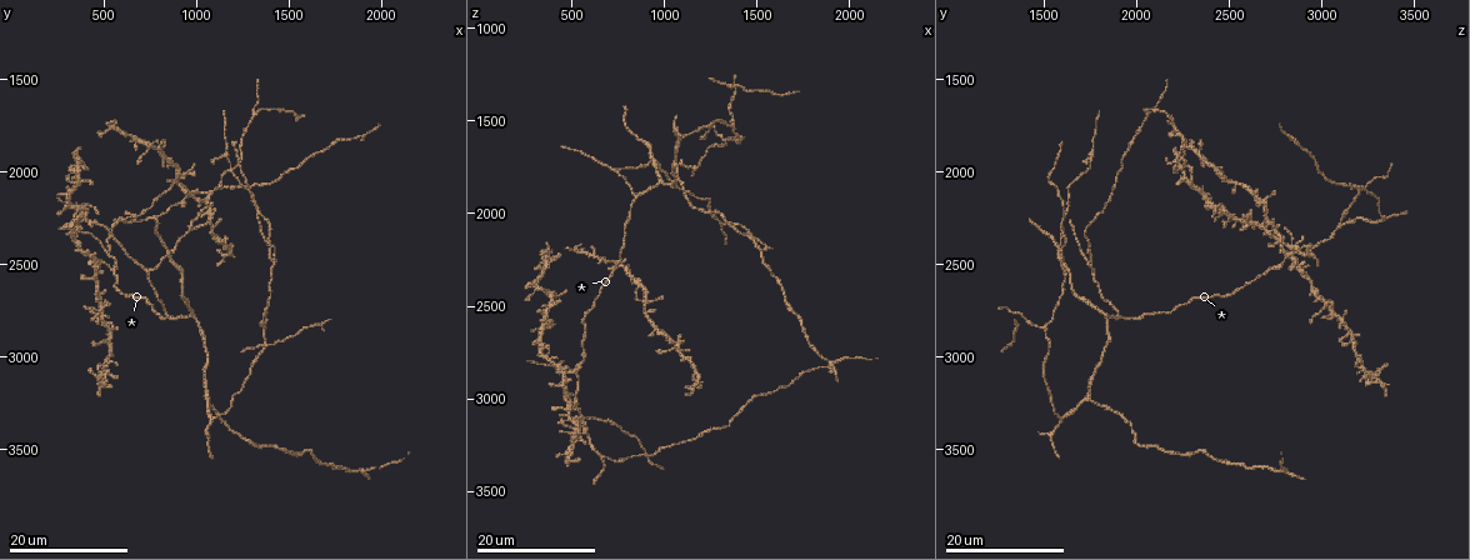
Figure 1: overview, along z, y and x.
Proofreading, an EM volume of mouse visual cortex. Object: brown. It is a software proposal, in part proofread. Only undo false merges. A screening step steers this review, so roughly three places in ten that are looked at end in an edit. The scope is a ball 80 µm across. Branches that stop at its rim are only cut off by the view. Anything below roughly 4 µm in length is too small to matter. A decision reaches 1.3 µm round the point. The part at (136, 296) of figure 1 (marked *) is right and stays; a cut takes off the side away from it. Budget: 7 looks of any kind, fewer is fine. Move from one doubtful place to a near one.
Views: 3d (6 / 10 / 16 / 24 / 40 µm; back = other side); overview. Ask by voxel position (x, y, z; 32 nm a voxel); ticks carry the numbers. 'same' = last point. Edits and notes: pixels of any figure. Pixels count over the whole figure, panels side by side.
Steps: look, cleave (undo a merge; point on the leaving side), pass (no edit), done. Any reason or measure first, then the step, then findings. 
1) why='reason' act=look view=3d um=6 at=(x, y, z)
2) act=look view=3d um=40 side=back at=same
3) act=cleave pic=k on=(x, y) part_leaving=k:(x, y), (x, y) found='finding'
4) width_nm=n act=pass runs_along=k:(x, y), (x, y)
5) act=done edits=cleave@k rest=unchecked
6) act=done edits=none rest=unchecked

why='three-way junction' act=look view=3d um=24 at=(1380, 2820, 1500)

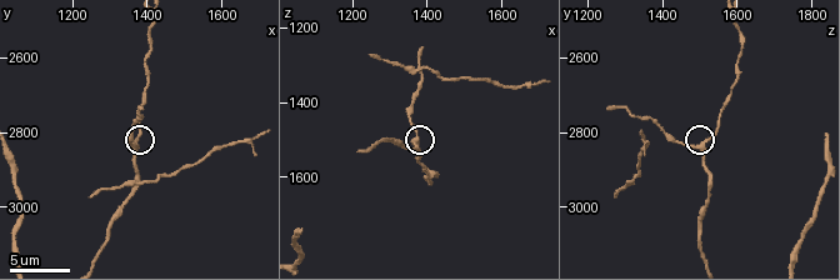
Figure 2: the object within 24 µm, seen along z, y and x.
act=look view=3d um=6 at=(1360, 2840, 1500)

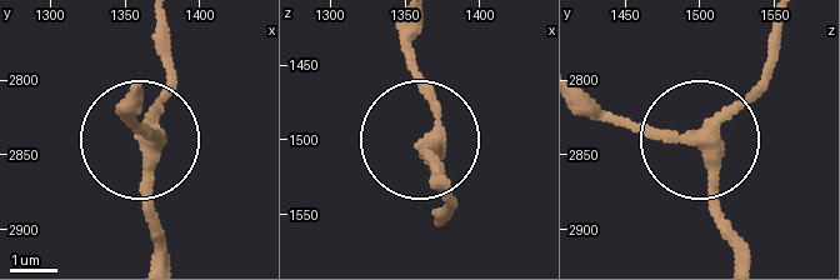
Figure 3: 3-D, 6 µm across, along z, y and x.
arms=3 act=pass runs_along=3:(430, 179), (434, 95), (410, 23) found='continuous, no second neuron'

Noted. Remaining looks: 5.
why='three arms meet' act=look view=3d um=16 at=(1320, 1680, 2080)

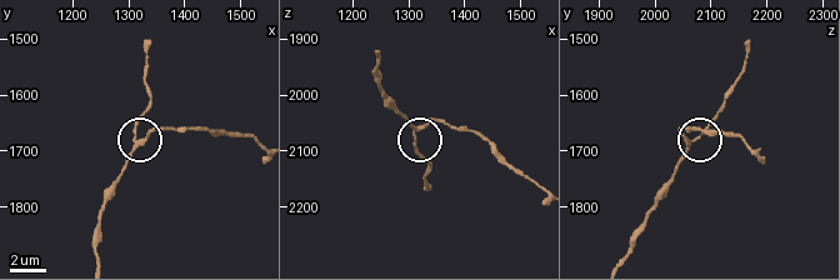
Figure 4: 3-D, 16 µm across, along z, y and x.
why='closer look' act=look view=3d um=6 at=(1315, 1680, 2070)

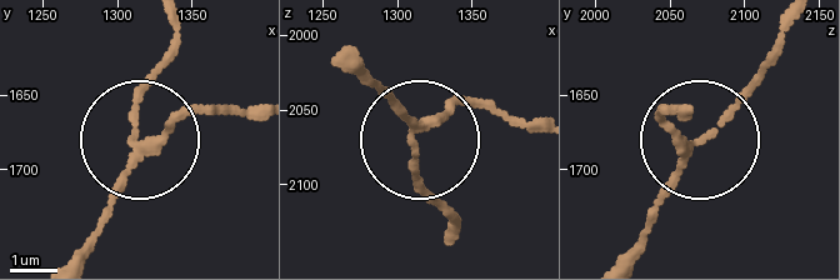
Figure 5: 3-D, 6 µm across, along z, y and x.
width_nm=160 act=pass found='continuous, no second neuron'

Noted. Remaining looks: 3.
why='two arms in line, one across' act=look view=3d um=16 at=(660, 2280, 3340)

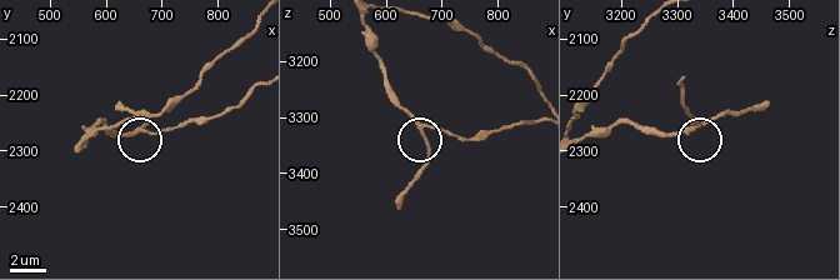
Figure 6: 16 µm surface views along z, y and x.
act=look view=3d um=6 at=(675, 2260, 3325)

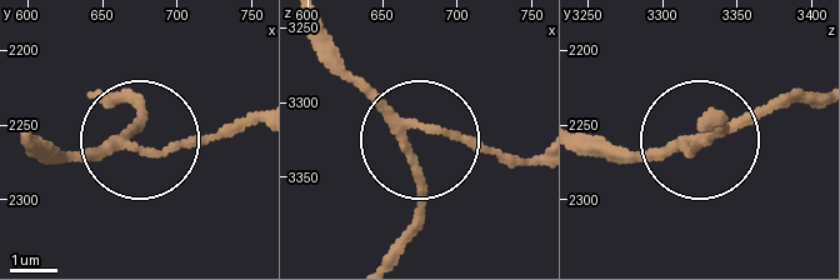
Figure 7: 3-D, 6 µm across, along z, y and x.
act=pass runs_along=7:(581, 139), (665, 151), (793, 95) found='one neuron here'

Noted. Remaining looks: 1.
act=done edits=none rest=unchecked

